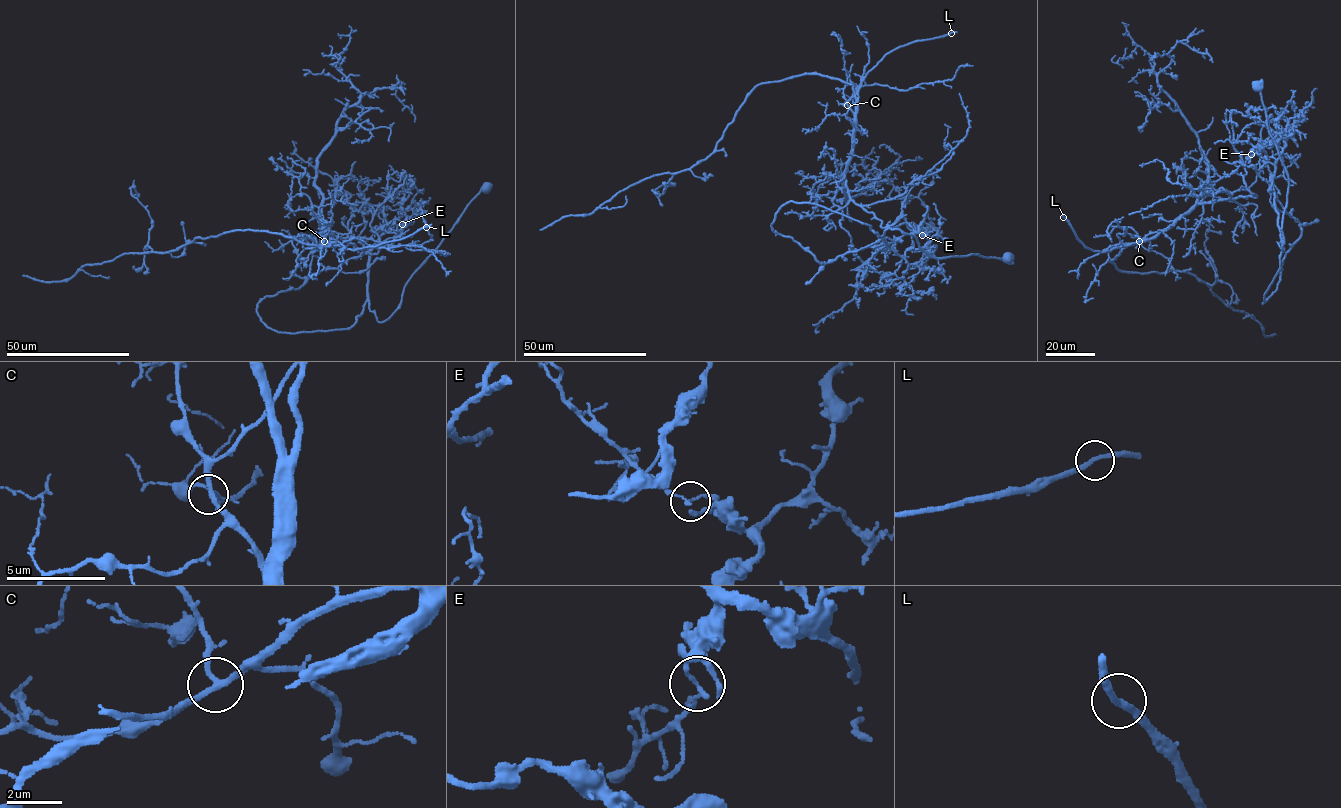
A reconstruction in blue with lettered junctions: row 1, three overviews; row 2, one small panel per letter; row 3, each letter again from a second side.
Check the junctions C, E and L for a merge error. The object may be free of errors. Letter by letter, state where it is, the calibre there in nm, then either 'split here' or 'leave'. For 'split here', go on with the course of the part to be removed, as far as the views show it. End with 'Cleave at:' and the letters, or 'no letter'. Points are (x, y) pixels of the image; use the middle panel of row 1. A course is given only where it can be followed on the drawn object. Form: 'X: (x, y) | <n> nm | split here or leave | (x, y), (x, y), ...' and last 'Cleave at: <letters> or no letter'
C: (847, 105) | 200 nm | leave
E: (922, 235) | 140 nm | split here | (922, 235), (931, 241), (904, 257), (883, 233), (912, 235), (939, 259), (1013, 255)
L: (951, 33) | 240 nm | leave
Cleave at: E

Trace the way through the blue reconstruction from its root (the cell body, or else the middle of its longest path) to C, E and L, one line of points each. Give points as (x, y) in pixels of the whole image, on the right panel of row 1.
C: (1259, 86), (1288, 175), (1282, 250), (1275, 160), (1254, 147), (1235, 171), (1257, 196), (1197, 203), (1139, 241)
E: (1259, 86), (1268, 130), (1288, 175), (1282, 250), (1272, 186), (1275, 160), (1254, 147), (1252, 154)
L: (1259, 86), (1282, 250), (1254, 147), (1257, 196), (1153, 238), (1094, 250), (1063, 216)

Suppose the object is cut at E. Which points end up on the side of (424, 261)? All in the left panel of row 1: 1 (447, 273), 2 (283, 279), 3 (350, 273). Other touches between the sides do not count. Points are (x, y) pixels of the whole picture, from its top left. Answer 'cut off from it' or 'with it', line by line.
1: cut off from it
2: cut off from it
3: with it

